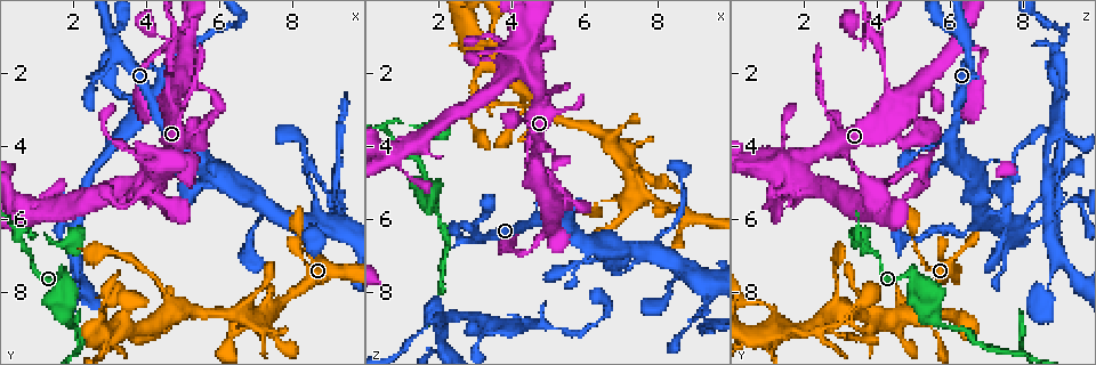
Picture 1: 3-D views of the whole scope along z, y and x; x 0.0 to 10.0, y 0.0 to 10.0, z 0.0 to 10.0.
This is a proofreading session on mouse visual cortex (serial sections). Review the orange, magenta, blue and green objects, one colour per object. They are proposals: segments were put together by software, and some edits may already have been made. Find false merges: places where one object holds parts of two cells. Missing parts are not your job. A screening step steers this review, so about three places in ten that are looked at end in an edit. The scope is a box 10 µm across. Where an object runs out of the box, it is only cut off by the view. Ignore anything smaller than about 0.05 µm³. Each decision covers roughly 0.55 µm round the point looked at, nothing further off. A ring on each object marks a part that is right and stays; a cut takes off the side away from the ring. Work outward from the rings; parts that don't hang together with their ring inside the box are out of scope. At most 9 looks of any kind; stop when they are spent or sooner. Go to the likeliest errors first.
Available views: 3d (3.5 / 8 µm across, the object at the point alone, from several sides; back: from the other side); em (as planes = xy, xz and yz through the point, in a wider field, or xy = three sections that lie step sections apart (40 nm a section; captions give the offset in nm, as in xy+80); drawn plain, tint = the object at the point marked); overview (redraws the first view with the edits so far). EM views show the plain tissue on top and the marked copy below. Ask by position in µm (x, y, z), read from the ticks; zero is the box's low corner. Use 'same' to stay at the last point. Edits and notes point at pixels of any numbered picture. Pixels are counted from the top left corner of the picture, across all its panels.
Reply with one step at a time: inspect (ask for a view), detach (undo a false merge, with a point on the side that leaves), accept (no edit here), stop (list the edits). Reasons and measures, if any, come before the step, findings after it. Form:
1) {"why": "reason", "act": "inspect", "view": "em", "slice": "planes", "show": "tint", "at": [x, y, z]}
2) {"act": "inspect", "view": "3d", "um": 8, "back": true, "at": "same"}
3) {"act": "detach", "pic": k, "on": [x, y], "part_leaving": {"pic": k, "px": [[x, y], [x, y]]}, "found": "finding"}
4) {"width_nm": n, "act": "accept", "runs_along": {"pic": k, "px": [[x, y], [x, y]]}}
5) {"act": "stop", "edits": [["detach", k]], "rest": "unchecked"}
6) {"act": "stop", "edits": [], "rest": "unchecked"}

{"why": "abrupt turn", "act": "inspect", "view": "3d", "um": 8, "at": [9.35, 4.80, 8.70]}

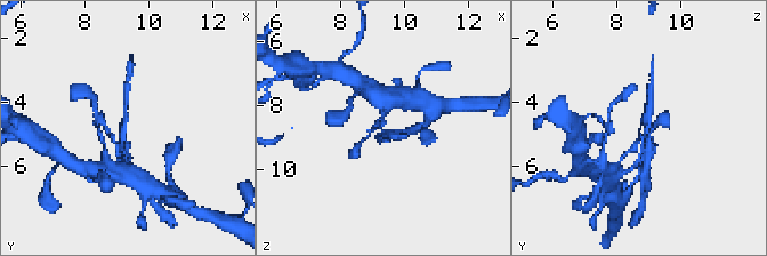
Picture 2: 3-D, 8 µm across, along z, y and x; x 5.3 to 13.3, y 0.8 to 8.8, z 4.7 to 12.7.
{"arms": 3, "arm_widths_nm": [150, 200, 200], "why": "now the EM", "act": "inspect", "view": "em", "slice": "xy", "step": 3, "show": "tint", "at": "same"}

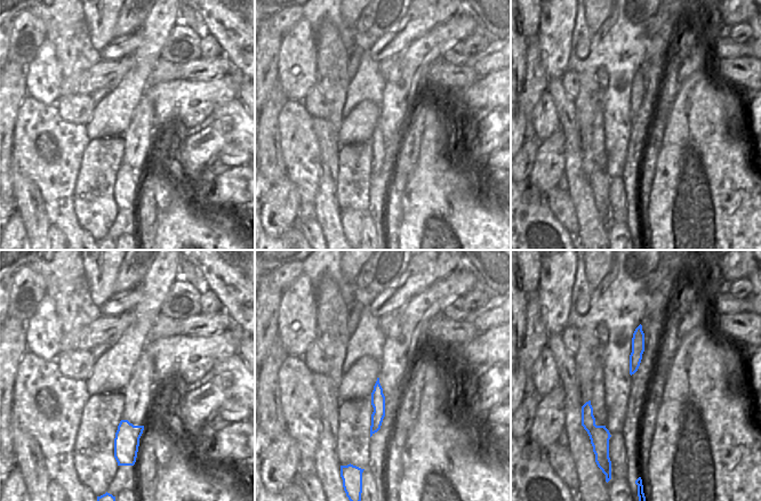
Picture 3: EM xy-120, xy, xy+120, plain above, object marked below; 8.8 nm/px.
{"act": "accept", "runs_along": {"pic": 3, "px": [[377, 386], [377, 419], [373, 429]]}, "found": "one cell here"}

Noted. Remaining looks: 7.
{"act": "inspect", "view": "3d", "um": 3.5, "at": [1.90, 8.05, 5.15]}

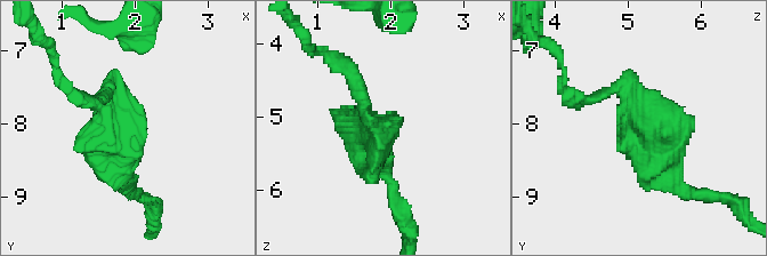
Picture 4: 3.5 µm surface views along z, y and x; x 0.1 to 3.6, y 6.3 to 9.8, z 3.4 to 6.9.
{"act": "inspect", "view": "em", "slice": "planes", "show": "tint", "at": [1.85, 7.95, 5.20]}

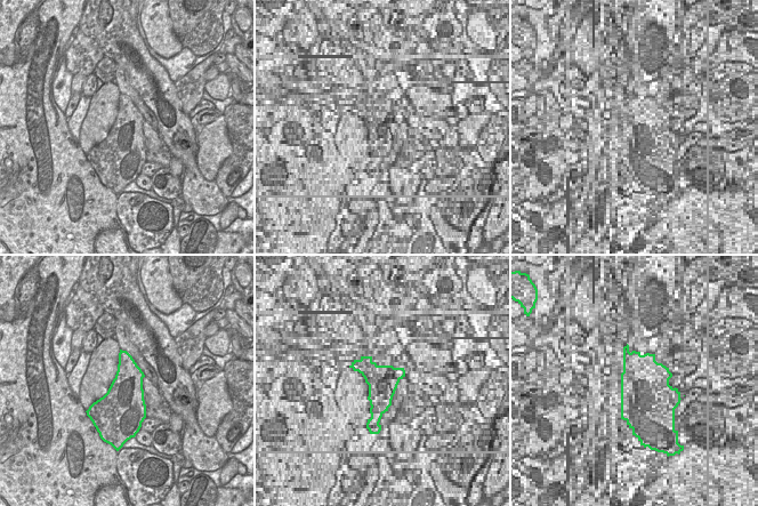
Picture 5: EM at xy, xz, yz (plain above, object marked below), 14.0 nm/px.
{"act": "accept", "runs_along": {"pic": 4, "px": [[612, 92], [694, 193]]}, "found": "one cell here"}

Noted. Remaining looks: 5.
{"why": "branch point", "act": "inspect", "view": "3d", "um": 3.5, "at": [4.65, 3.00, 4.60]}

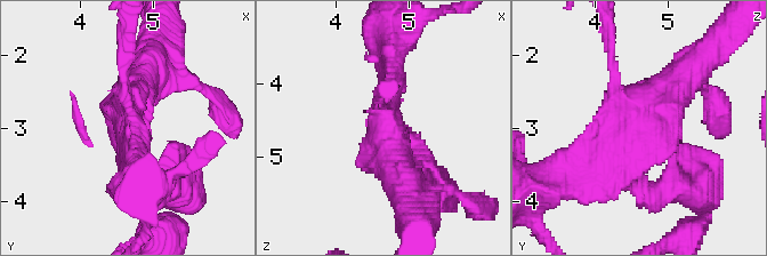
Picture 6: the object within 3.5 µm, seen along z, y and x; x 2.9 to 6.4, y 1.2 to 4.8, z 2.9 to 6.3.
{"act": "inspect", "view": "em", "slice": "xy", "step": 5, "show": "tint", "at": "same"}

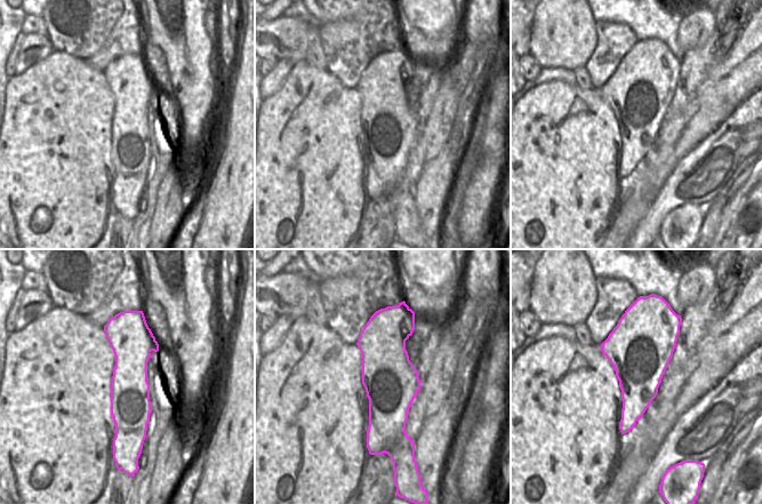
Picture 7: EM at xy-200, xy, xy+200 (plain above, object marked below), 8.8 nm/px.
{"act": "accept", "runs_along": {"pic": 7, "px": [[125, 321], [129, 340], [129, 433]]}, "found": "one cell here"}

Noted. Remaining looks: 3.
{"why": "abrupt turn", "act": "inspect", "view": "3d", "um": 3.5, "at": [4.75, 1.05, 4.00]}

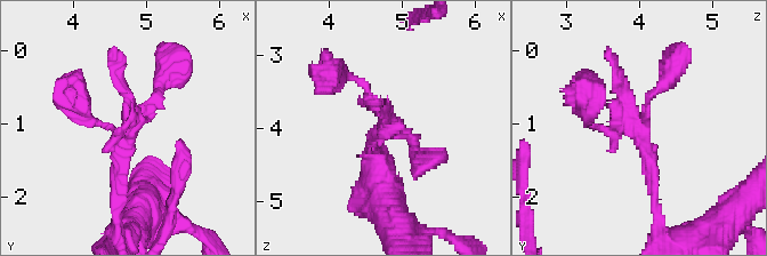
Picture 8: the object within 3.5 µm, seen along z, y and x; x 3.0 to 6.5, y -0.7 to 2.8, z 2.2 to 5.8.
{"arms": 4, "arm_widths_nm": [100, 150, 150, 200], "why": "shape alone is not enough", "act": "inspect", "view": "em", "slice": "xy", "step": 2, "show": "tint", "at": [4.80, 1.05, 3.90]}

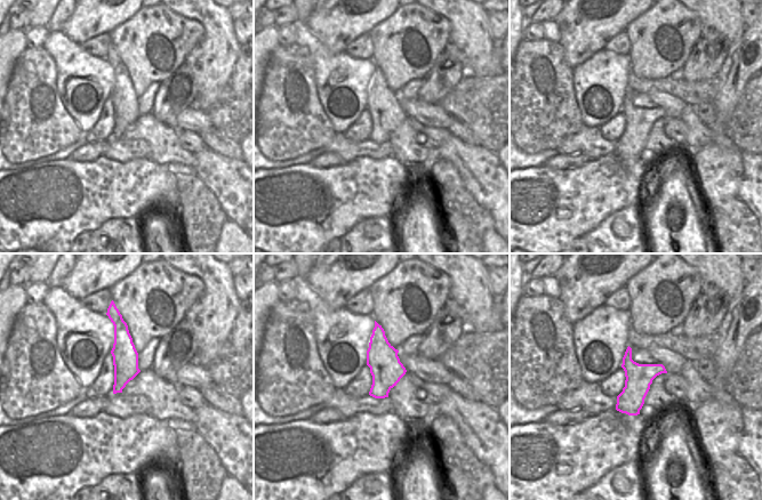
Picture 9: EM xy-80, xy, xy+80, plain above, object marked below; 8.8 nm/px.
{"act": "accept", "runs_along": {"pic": 8, "px": [[655, 197], [635, 126], [605, 133], [588, 119]]}, "found": "one cell here"}

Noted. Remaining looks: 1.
{"act": "stop", "edits": [], "rest": "unchecked"}

